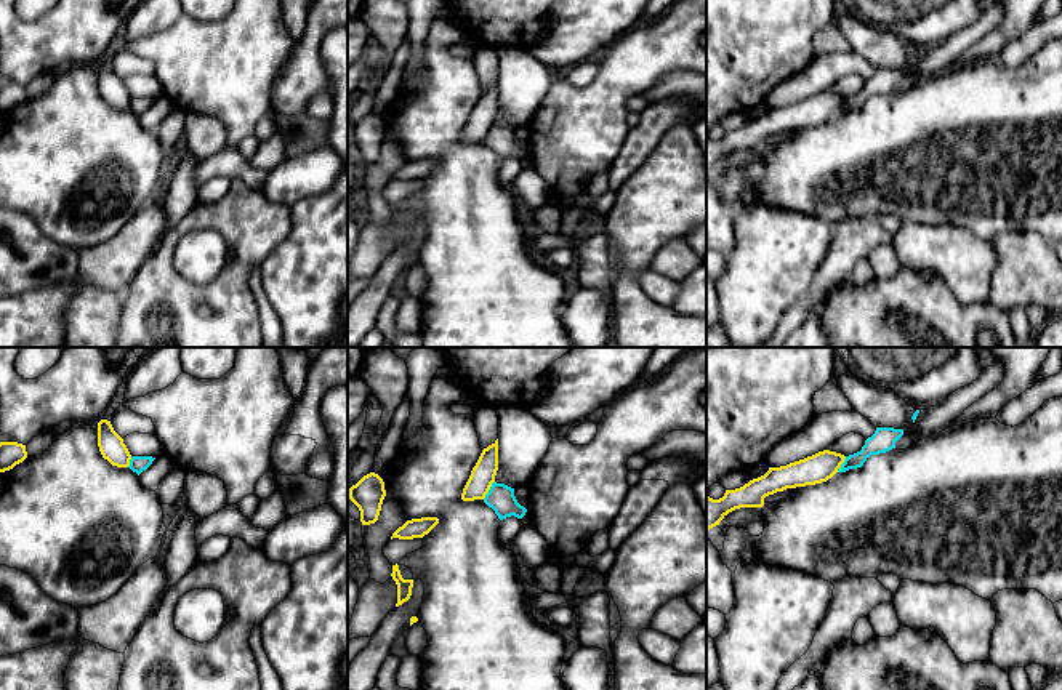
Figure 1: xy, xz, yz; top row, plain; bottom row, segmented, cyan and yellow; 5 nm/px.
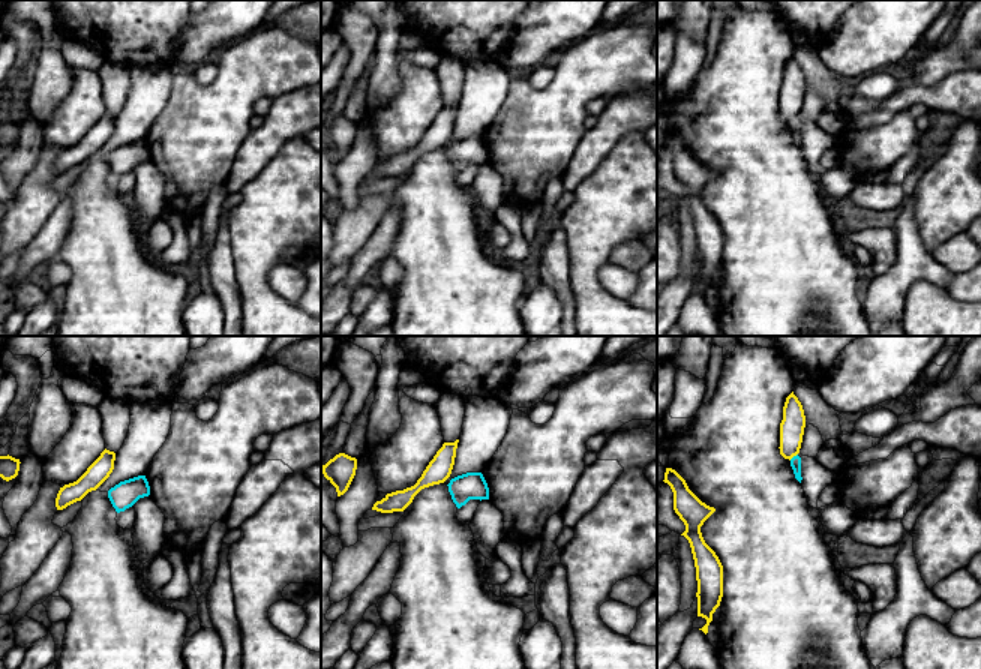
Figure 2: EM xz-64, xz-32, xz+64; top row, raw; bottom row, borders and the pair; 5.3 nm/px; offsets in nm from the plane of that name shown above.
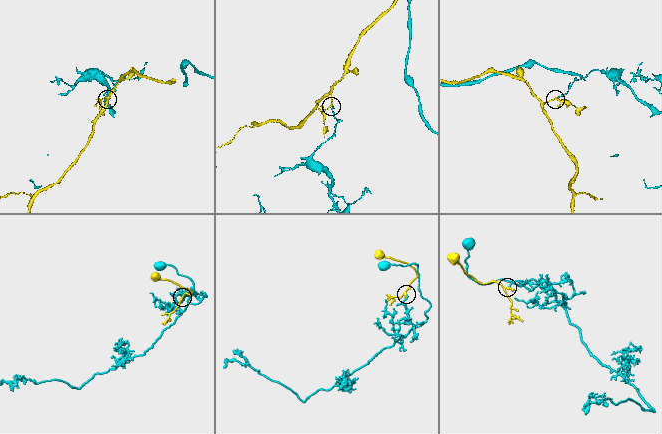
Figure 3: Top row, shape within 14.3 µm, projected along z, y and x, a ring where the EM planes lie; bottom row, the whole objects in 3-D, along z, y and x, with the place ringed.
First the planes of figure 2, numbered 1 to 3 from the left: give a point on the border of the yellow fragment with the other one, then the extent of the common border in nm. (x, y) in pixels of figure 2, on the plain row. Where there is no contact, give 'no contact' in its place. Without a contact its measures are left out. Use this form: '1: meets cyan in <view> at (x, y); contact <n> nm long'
1: no contact
2: no contact
3: meets cyan in xz+64 at (794, 120); contact 60 nm long

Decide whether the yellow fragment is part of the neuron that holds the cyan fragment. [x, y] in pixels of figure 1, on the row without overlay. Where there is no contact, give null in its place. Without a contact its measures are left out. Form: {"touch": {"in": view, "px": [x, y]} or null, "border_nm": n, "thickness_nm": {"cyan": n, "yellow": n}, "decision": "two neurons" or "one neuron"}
{"touch": {"in": "xz", "px": [489, 132]}, "border_nm": 110, "thickness_nm": {"cyan": 140, "yellow": 120}, "decision": "two neurons"}

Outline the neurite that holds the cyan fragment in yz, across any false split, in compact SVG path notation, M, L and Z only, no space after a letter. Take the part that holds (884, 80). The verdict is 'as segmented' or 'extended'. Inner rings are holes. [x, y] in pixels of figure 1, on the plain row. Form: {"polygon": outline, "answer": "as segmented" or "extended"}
{"polygon": "M876 69L875 75L865 82L860 93L846 98L838 114L862 109L871 96L886 94L895 90L895 83L903 77L903 70Z", "answer": "as segmented"}

